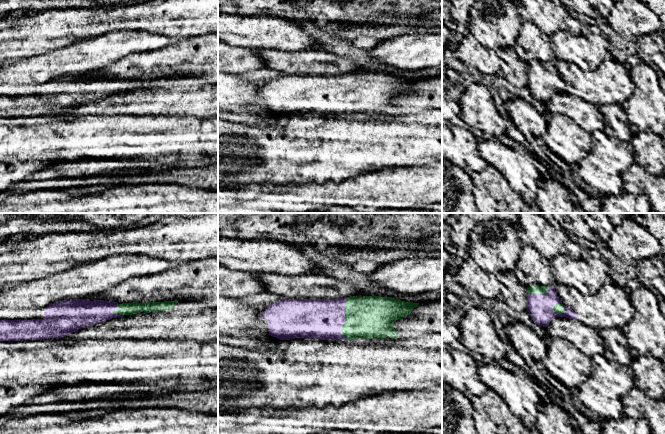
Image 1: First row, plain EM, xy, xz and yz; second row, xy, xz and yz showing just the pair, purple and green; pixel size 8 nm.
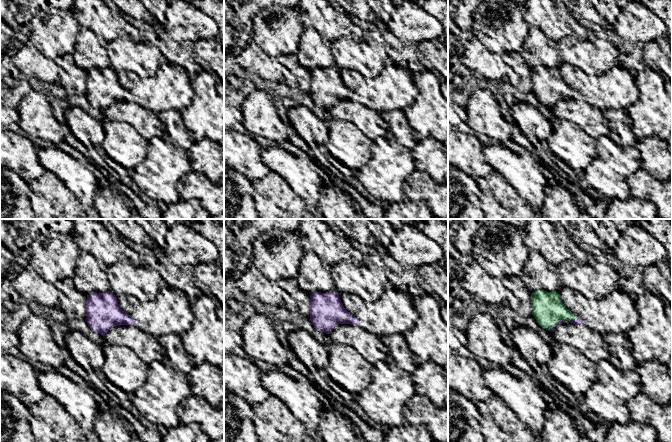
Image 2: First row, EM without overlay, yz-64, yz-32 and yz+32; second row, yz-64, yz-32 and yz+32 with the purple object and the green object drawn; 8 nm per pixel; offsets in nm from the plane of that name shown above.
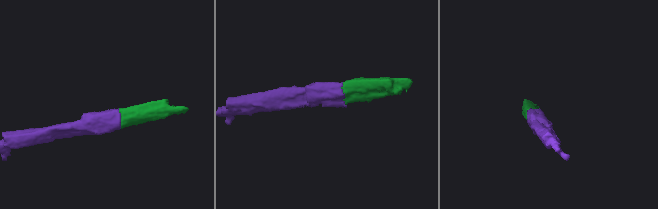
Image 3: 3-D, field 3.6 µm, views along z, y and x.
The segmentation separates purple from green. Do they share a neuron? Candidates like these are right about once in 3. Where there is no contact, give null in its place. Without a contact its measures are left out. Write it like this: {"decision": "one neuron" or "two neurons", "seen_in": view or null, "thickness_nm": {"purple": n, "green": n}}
{"decision": "one neuron", "seen_in": "xz", "thickness_nm": {"purple": 320, "green": 340}}

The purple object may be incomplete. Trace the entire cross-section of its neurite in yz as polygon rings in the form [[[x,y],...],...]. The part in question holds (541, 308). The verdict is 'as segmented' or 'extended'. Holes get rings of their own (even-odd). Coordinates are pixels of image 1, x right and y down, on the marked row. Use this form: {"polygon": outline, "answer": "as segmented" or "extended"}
{"polygon": [[[554,285],[527,287],[527,311],[535,324],[547,327],[556,317],[577,319],[579,316],[562,304]]], "answer": "extended"}

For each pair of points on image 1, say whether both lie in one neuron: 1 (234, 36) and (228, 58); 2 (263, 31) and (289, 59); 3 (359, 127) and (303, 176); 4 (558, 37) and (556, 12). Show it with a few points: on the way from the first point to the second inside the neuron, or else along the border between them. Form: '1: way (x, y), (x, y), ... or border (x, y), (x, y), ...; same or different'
1: border (228, 43), (234, 46), (252, 47), (254, 49); different
2: border (260, 48), (280, 48), (286, 51), (302, 50); different
3: way (345, 141), (339, 147), (330, 149), (317, 162); same
4: border (563, 30), (557, 30), (550, 37); different

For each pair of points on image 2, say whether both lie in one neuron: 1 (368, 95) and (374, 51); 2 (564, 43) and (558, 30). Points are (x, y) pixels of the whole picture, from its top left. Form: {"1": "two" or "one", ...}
{"1": "two", "2": "two"}

